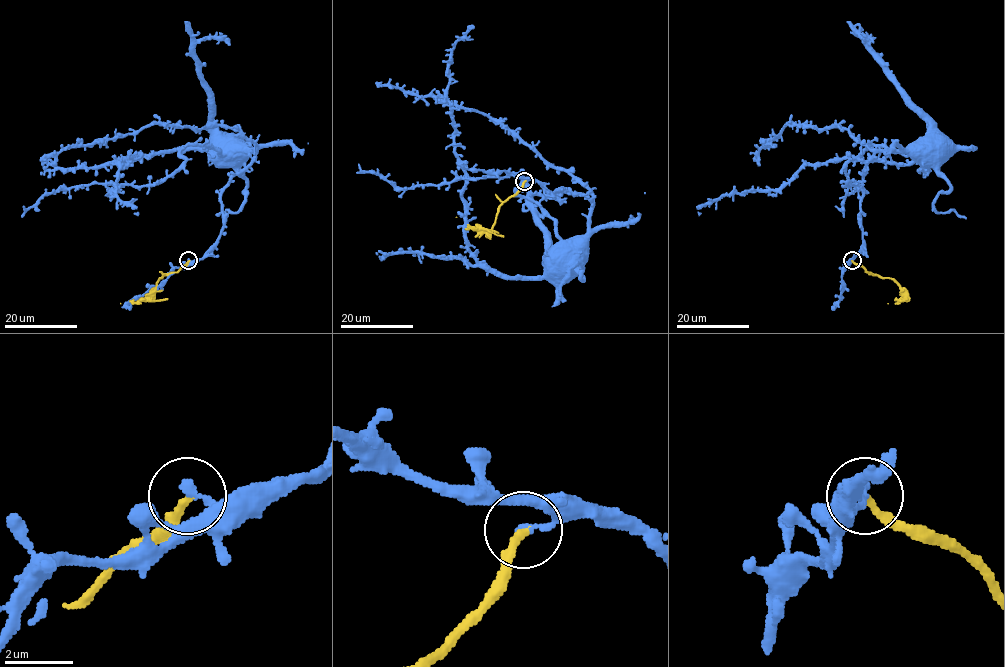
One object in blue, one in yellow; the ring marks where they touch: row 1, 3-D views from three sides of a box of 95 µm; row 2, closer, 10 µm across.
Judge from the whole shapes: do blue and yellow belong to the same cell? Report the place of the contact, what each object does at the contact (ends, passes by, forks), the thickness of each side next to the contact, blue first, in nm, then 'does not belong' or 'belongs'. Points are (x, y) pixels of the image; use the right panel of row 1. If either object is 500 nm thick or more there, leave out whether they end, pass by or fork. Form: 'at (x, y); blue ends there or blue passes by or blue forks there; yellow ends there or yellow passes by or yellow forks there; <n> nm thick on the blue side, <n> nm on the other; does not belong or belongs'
at (852, 260); blue ends there; yellow ends there; 240 nm thick on the blue side, 220 nm on the other; does not belong

